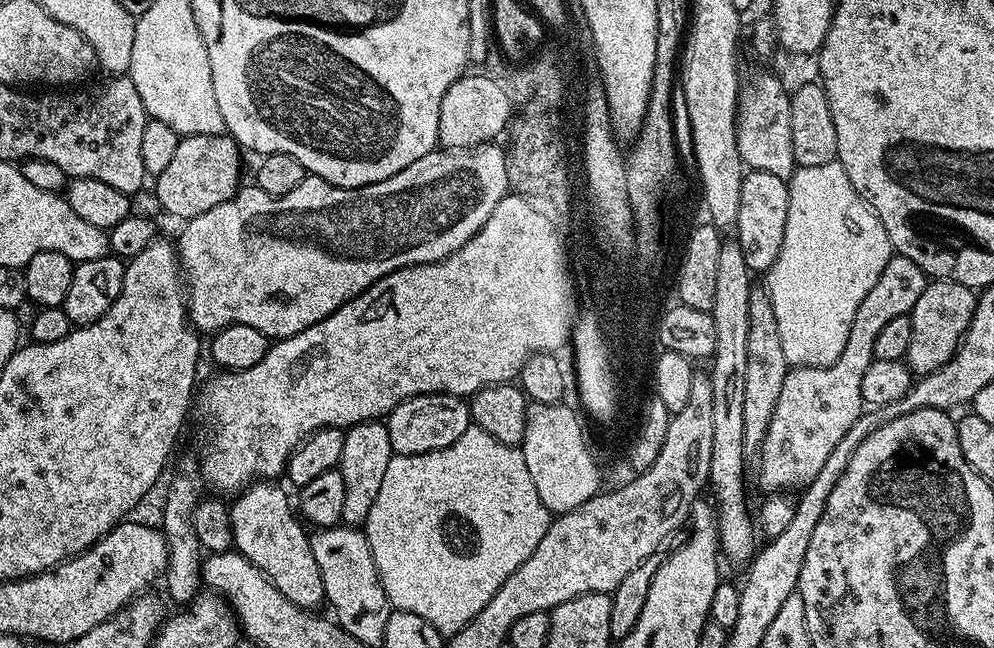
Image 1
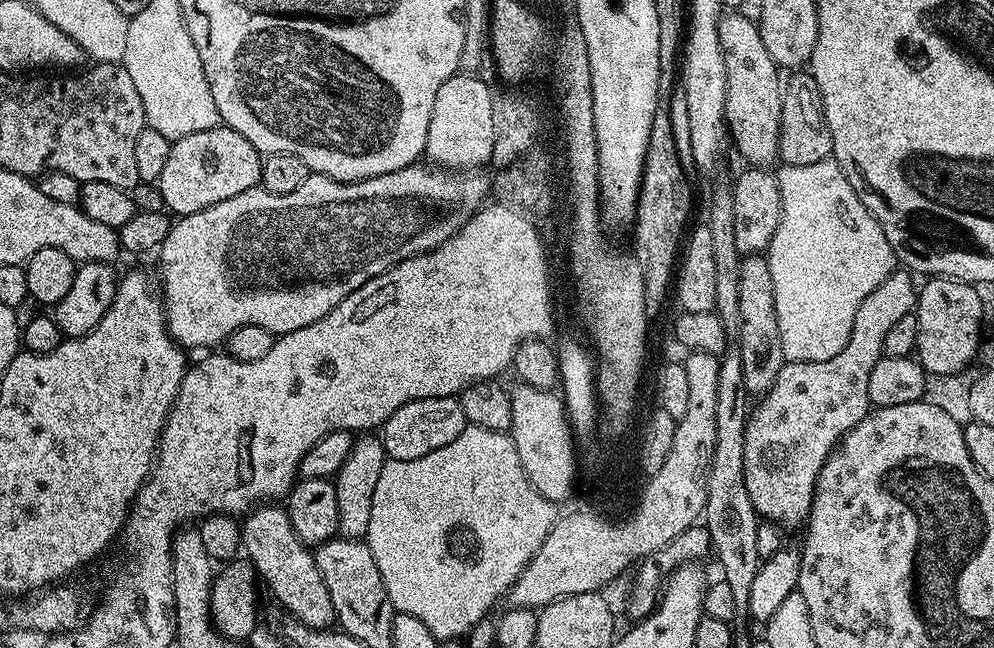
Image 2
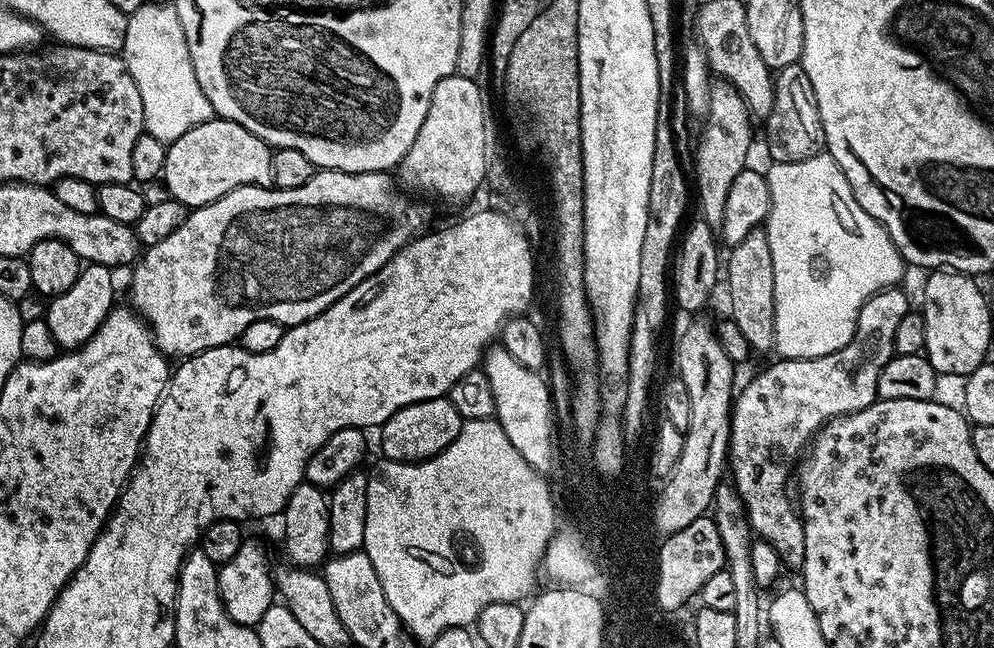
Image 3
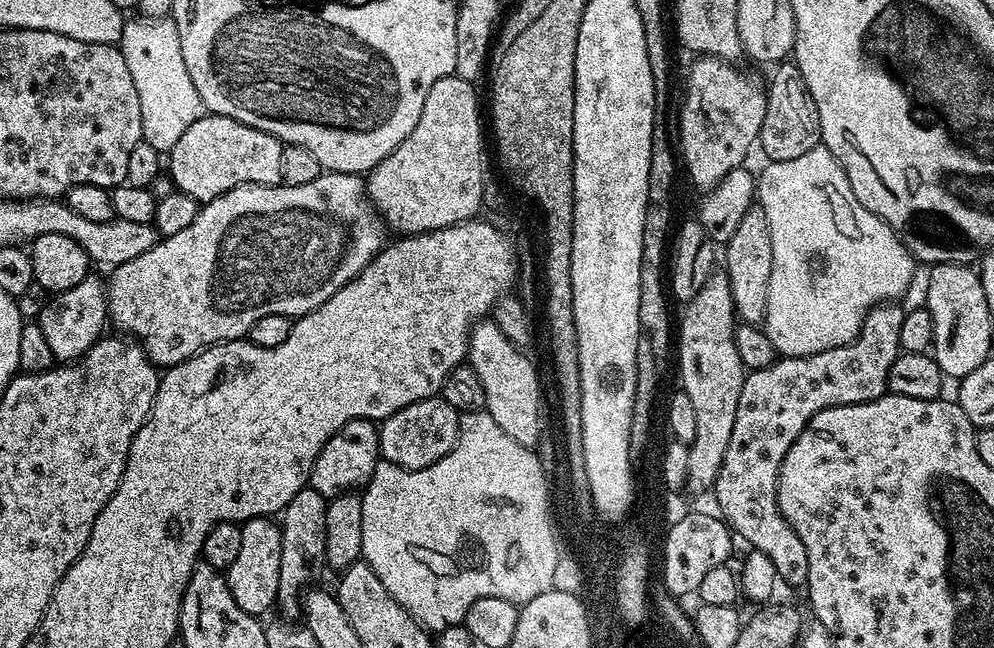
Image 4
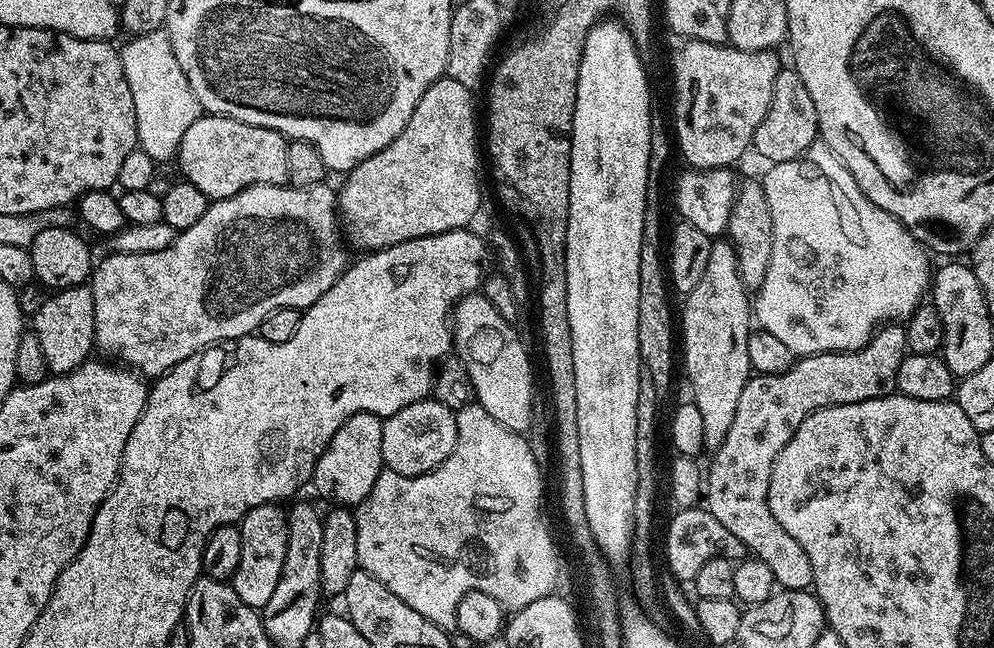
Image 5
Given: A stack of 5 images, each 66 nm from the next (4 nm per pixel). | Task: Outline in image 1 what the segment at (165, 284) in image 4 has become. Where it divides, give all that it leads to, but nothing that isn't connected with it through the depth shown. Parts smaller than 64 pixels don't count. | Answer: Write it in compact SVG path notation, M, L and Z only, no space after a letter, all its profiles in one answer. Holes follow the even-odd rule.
M489 142L478 144L474 148L453 148L451 150L433 150L418 162L410 162L406 170L398 170L390 178L382 178L382 182L374 182L370 186L361 188L339 188L322 178L308 174L304 180L290 194L285 196L271 196L255 186L241 187L232 199L206 210L206 214L198 214L193 220L187 221L180 232L178 239L178 259L182 273L183 283L186 285L186 303L188 305L188 319L192 322L192 327L197 333L215 334L221 332L226 326L231 324L241 324L242 326L254 326L264 336L273 341L285 340L288 336L298 334L306 330L306 326L314 326L314 322L322 322L334 310L338 310L347 300L352 300L358 294L362 294L374 282L378 282L386 274L390 274L399 268L407 268L410 264L429 264L438 262L454 250L458 250L494 214L494 206L502 202L504 196L509 195L510 189L507 180L507 158L505 149L499 148L499 143Z

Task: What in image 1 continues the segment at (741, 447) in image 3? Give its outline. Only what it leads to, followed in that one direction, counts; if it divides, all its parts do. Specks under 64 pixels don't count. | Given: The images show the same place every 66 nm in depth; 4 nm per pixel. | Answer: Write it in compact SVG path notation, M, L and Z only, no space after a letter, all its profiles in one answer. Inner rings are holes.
M892 255L886 262L878 282L870 289L870 294L862 298L858 314L850 326L850 338L842 354L830 366L810 366L809 368L789 367L786 382L782 382L782 394L778 394L778 406L774 406L774 418L766 430L766 438L760 447L760 484L768 494L784 494L787 488L803 489L814 474L822 470L826 458L830 458L834 446L842 439L842 434L863 416L866 405L862 398L862 378L874 360L874 342L879 332L893 318L911 313L914 302L922 298L922 290L930 282L930 277L915 262L905 256Z

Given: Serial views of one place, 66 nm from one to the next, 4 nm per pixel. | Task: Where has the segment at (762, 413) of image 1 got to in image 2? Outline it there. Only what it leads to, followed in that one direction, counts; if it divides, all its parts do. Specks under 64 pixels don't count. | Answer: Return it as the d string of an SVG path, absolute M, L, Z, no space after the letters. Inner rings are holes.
M748 254L740 261L738 278L738 318L744 388L749 397L759 398L767 394L778 378L778 370L786 363L782 350L782 330L778 330L778 310L774 306L774 278L770 278L767 255Z

